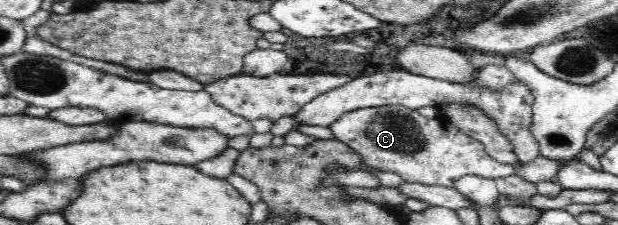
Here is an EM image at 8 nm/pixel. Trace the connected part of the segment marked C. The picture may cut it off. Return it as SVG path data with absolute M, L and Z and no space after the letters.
M400 105L376 106L374 108L360 108L347 112L328 126L334 138L350 146L362 159L364 164L378 170L396 172L404 181L420 183L428 186L440 185L452 187L463 176L474 175L484 178L506 178L516 175L517 165L501 164L492 159L482 142L464 134L456 128L446 117L440 114L435 118L426 118L416 110Z

